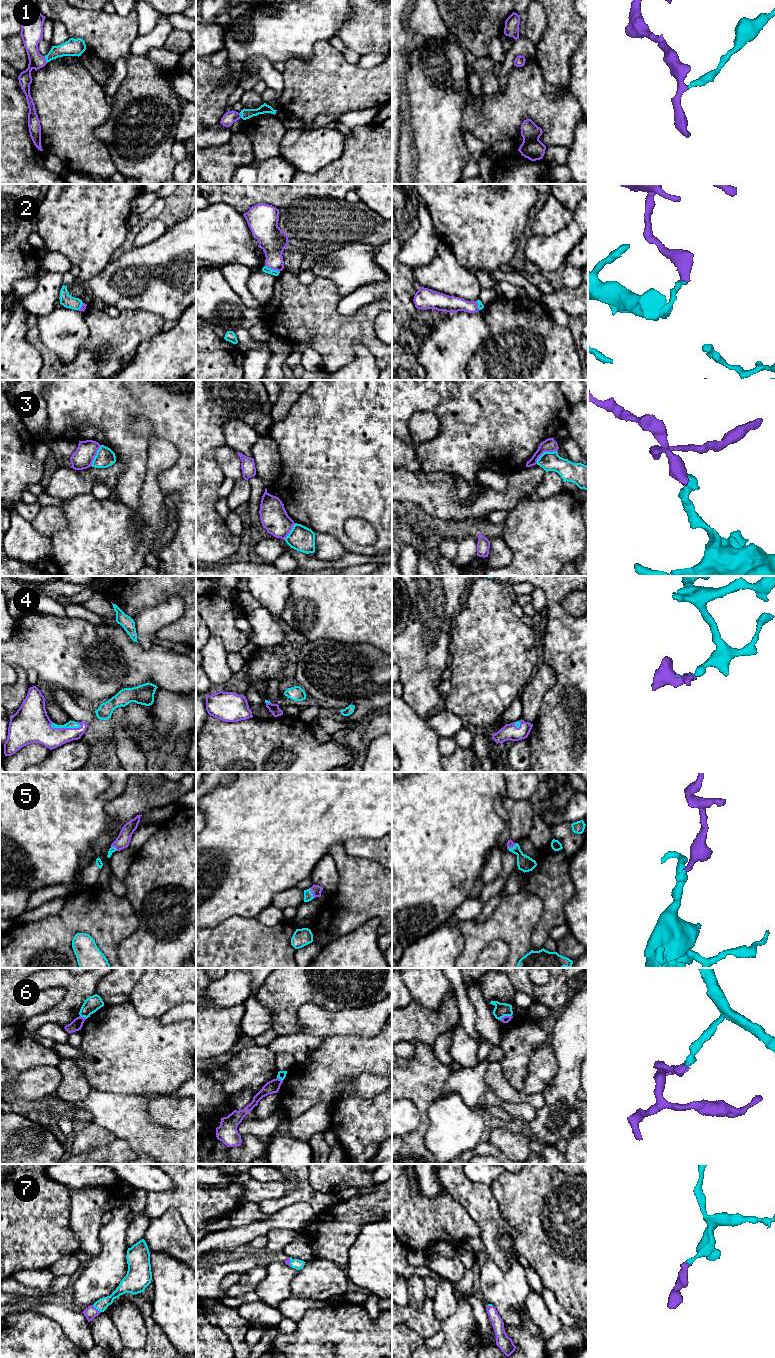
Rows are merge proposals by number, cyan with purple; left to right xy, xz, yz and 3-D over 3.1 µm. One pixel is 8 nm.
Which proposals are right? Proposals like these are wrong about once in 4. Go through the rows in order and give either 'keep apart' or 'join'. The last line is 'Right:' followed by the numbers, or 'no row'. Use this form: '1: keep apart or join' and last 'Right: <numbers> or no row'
1: join
2: join
3: keep apart
4: join
5: join
6: keep apart
7: join
Right: 1, 2, 4, 5, 7

